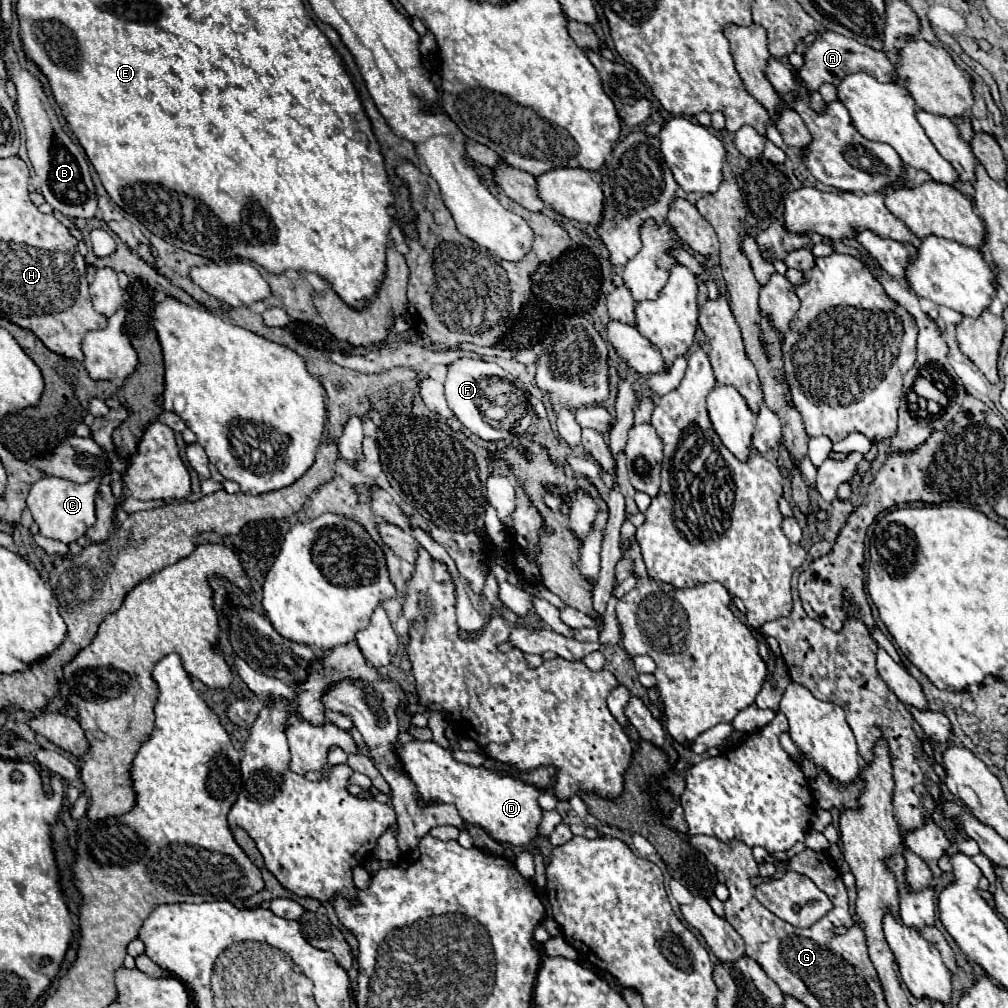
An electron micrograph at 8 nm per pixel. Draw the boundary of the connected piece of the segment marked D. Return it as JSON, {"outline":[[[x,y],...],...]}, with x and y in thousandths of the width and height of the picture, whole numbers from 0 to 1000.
{"outline":[[[407,735],[397,741],[395,747],[401,755],[401,765],[409,771],[421,793],[448,797],[462,816],[478,820],[488,832],[510,840],[520,840],[534,828],[538,803],[532,793],[538,785],[530,779],[524,779],[504,767],[486,765],[478,759],[468,761],[454,757],[444,743],[431,735]]]}

